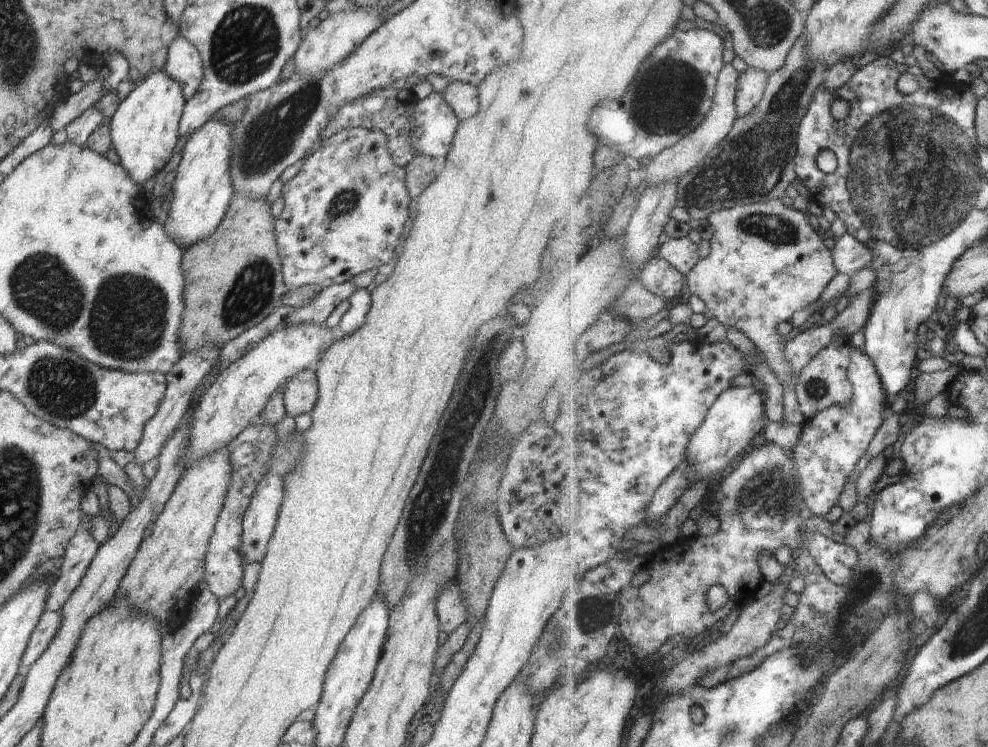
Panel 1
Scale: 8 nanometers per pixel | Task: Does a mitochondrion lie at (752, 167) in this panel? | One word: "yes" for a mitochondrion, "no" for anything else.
yes

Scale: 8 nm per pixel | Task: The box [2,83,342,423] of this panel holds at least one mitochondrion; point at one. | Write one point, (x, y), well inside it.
(125, 317)

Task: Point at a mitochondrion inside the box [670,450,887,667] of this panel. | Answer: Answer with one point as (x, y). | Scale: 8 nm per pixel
(769, 498)

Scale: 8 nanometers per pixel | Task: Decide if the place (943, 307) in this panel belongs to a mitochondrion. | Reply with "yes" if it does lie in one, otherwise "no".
no

